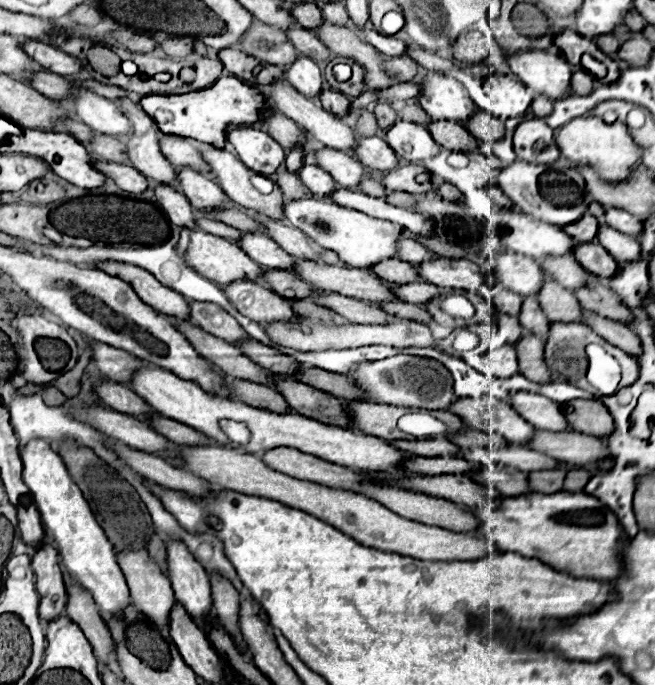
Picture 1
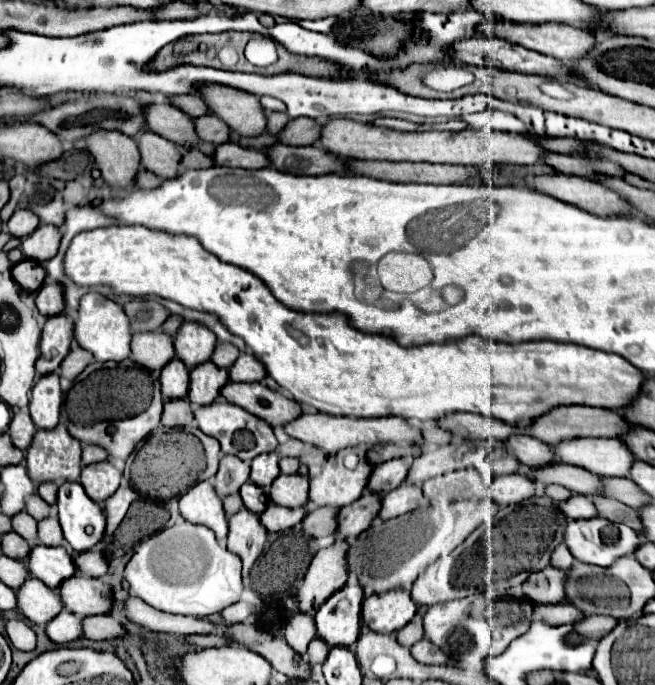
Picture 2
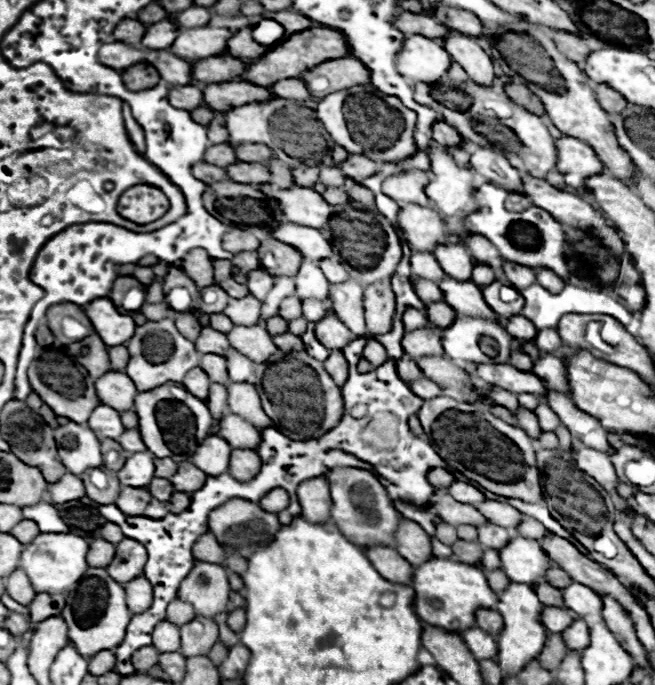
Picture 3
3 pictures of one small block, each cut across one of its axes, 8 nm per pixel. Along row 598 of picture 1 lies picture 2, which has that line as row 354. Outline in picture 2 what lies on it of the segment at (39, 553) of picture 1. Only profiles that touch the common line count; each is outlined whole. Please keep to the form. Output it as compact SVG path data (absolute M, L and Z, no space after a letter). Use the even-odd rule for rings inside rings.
M66 314L50 316L42 328L42 340L40 340L40 358L36 362L38 374L50 374L54 372L64 356L70 350L72 342L72 324L74 320Z

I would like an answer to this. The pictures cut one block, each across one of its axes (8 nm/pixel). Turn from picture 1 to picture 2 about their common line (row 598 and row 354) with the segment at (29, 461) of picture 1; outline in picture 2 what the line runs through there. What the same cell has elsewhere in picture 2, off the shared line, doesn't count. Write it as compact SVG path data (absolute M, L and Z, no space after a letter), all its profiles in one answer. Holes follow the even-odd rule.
M88 292L86 296L82 296L78 318L74 322L74 338L82 348L90 350L98 362L120 362L130 356L130 320L122 306L98 292Z

